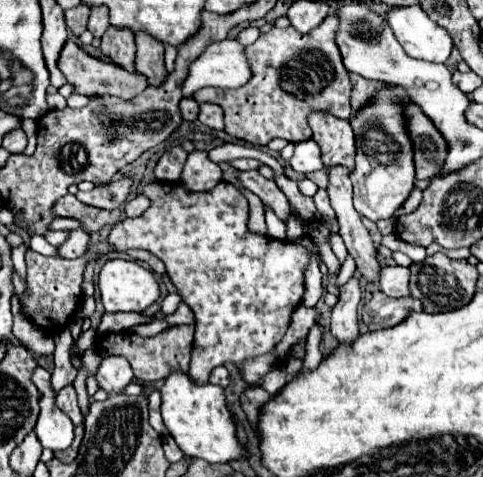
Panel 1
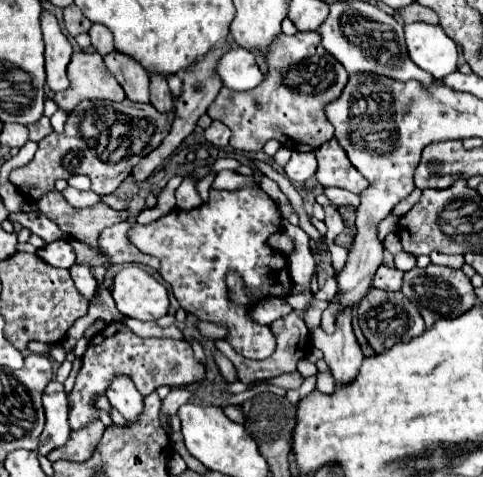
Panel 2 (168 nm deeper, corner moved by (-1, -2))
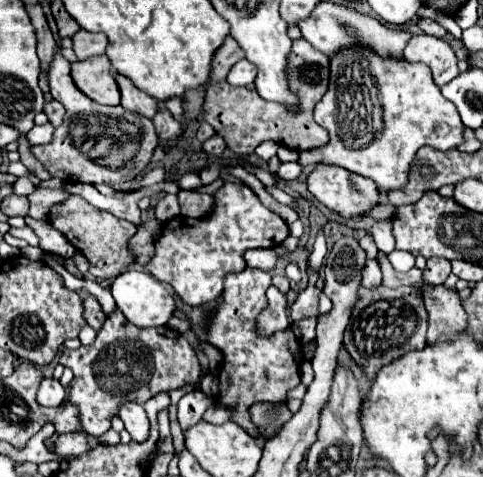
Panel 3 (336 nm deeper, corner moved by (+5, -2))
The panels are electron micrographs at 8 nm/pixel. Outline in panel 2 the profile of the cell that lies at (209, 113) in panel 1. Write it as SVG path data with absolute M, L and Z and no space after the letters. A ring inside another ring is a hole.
M213 121L207 129L205 129L205 137L209 143L217 145L217 147L227 147L229 145L229 127L221 121Z

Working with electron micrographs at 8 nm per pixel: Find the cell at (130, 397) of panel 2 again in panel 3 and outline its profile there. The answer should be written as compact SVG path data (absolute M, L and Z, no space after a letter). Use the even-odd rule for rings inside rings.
M137 403L121 405L119 417L125 423L125 429L129 431L133 441L143 443L143 439L149 439L149 419L141 405L137 405Z

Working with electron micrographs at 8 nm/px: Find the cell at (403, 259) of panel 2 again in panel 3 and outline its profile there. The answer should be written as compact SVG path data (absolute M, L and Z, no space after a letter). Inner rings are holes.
M393 251L393 253L389 253L389 259L391 259L393 269L403 271L403 273L413 269L413 265L415 265L415 257L409 255L407 251Z

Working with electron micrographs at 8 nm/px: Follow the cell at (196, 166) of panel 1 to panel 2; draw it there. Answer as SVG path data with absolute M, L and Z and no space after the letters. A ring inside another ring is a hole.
M193 171L185 175L183 183L175 191L175 197L177 197L179 209L195 209L195 207L199 207L199 203L203 203L201 195L197 191L197 179L193 177Z

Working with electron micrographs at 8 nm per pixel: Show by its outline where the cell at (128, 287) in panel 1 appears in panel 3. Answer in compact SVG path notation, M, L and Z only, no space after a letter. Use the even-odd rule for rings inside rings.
M131 269L131 271L123 273L123 275L119 275L115 279L115 283L111 285L111 293L113 293L113 299L115 299L117 307L123 311L123 315L137 327L161 327L161 325L167 325L167 321L175 313L173 295L163 287L161 281L157 281L153 275L149 275L145 271Z

